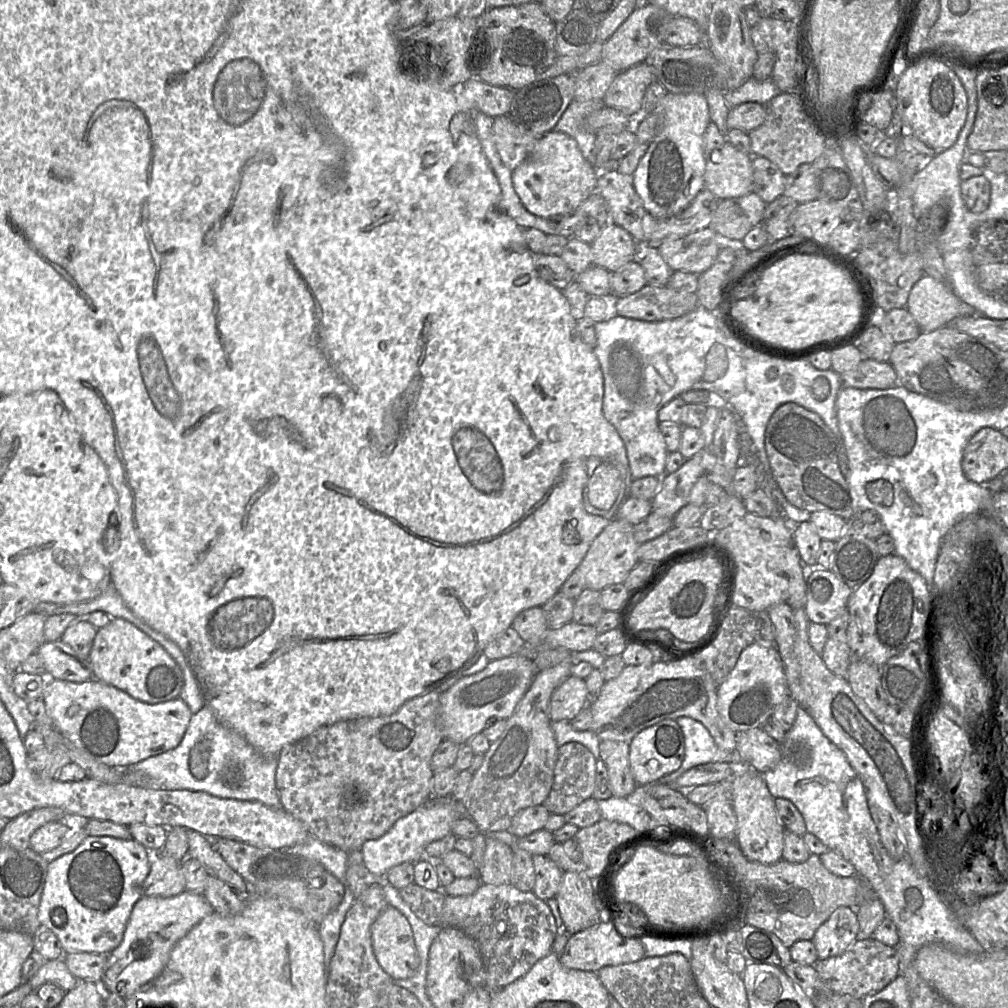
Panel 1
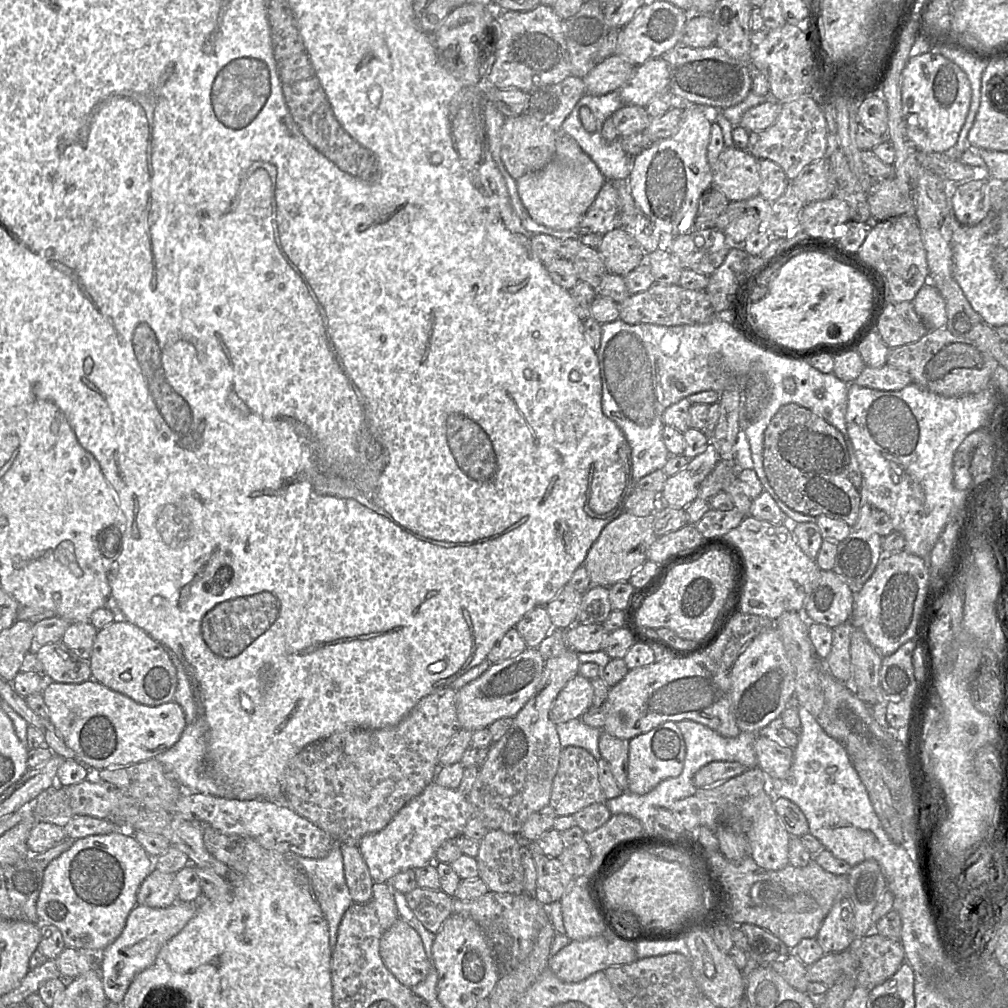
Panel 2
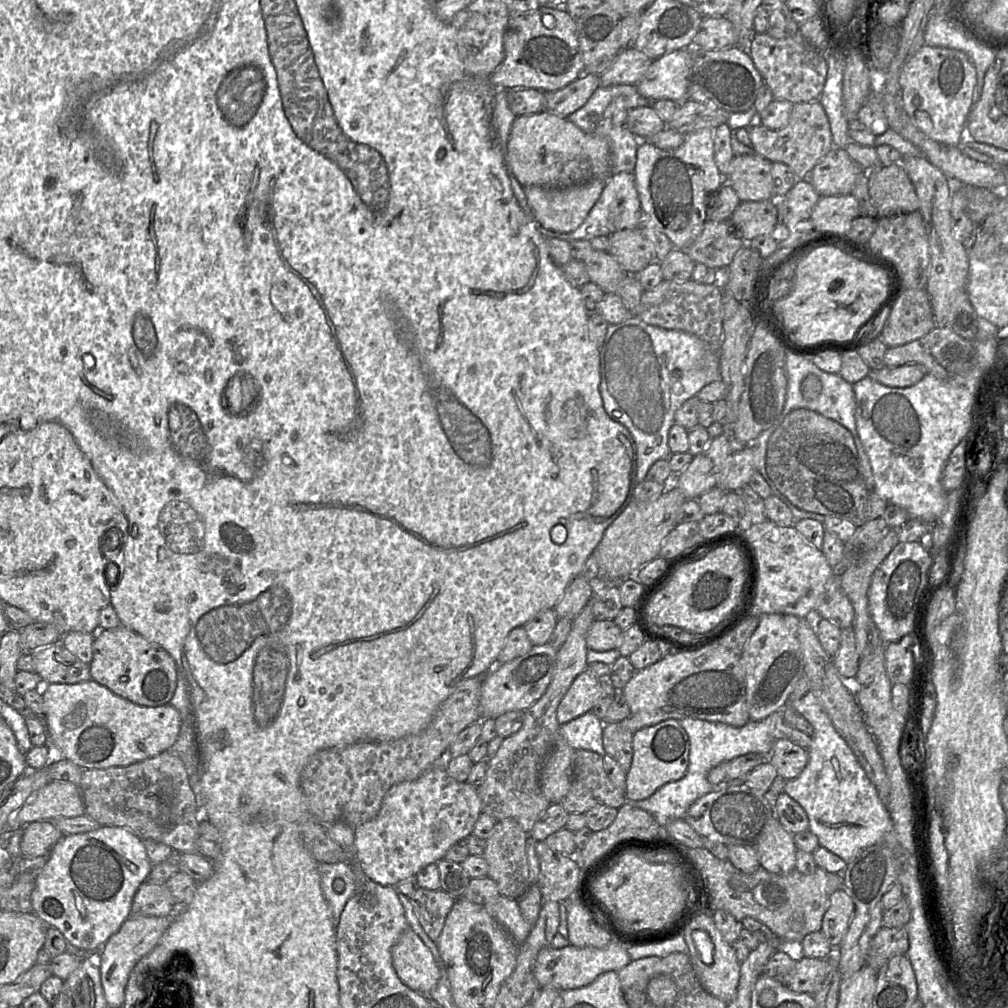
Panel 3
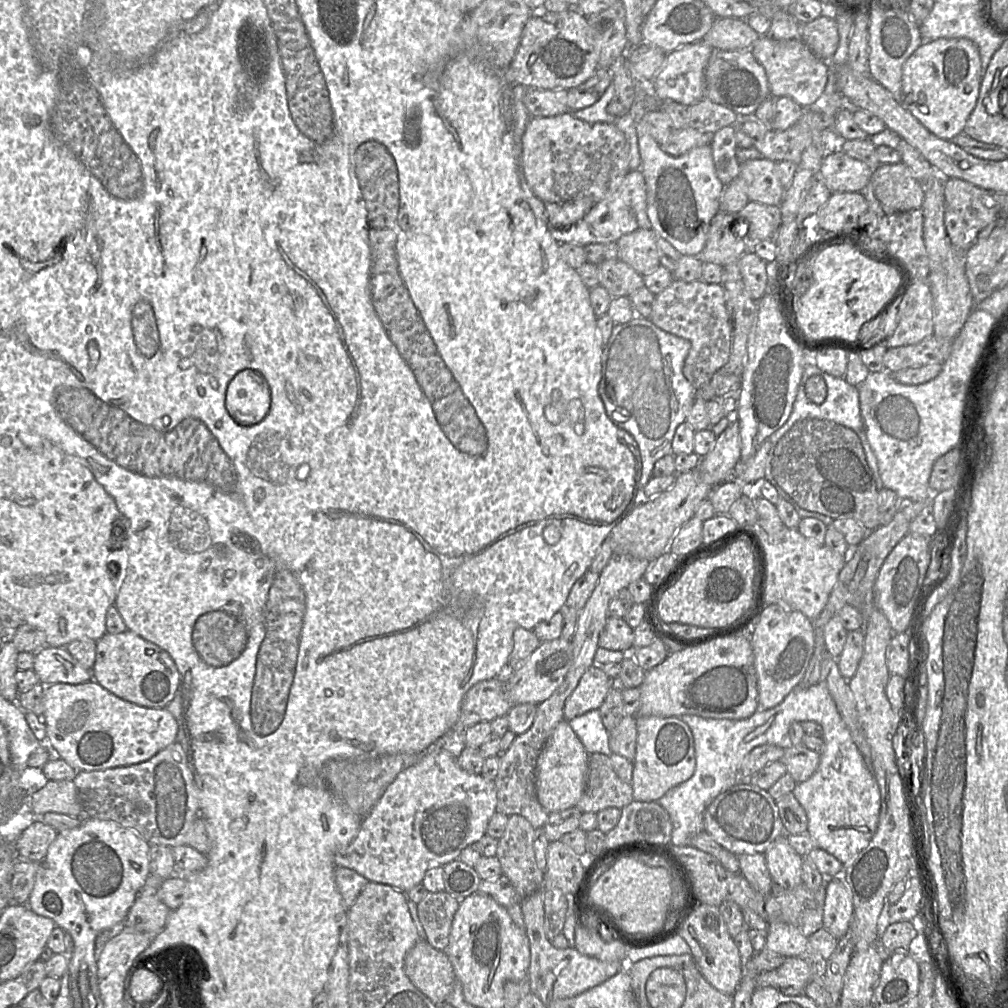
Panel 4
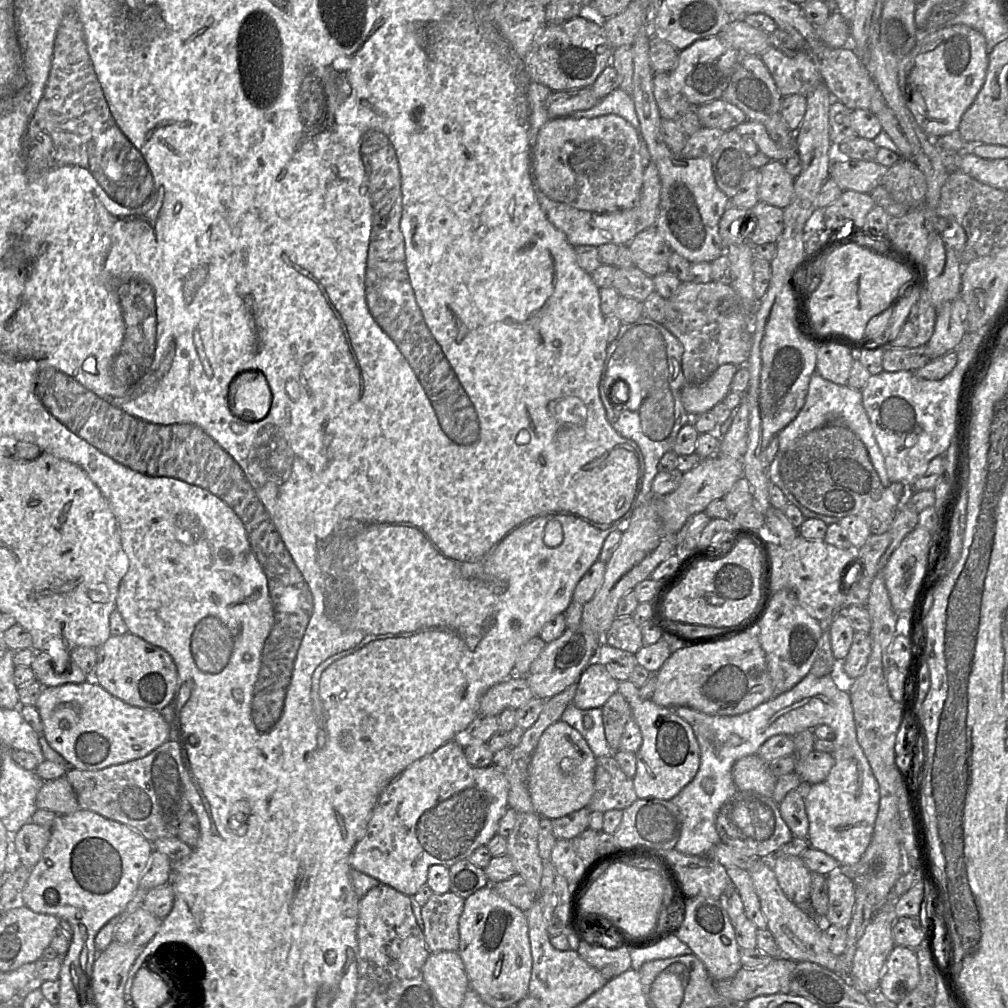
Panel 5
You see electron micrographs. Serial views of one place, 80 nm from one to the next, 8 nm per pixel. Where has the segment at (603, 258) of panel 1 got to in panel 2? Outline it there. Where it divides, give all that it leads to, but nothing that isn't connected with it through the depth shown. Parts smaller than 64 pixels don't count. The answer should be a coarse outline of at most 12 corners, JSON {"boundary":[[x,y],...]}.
{"boundary":[[625,230],[603,235],[597,248],[607,272],[626,276],[646,252]]}

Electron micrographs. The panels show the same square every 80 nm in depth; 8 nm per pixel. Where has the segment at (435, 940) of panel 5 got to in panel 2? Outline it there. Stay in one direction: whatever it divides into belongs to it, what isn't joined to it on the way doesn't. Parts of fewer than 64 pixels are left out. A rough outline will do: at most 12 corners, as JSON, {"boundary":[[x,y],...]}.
{"boundary":[[416,887],[405,894],[416,918],[437,934],[455,897]]}

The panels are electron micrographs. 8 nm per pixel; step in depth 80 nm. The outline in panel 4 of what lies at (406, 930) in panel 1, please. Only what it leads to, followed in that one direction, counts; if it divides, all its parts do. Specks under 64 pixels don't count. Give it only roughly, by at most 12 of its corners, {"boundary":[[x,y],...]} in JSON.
{"boundary":[[421,939],[404,971],[434,1004],[457,981],[447,954]]}

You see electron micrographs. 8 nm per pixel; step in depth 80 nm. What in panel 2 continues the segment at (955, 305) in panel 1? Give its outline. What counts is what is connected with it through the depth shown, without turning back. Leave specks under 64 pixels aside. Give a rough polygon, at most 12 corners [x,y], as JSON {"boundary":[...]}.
{"boundary":[[928,281],[911,301],[928,331],[947,324],[945,300]]}

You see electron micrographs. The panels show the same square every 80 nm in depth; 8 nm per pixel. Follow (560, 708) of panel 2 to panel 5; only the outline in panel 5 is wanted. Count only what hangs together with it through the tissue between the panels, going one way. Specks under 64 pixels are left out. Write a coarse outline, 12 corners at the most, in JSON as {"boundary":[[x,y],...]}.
{"boundary":[[590,662],[578,678],[572,703],[602,707],[618,692],[606,665]]}

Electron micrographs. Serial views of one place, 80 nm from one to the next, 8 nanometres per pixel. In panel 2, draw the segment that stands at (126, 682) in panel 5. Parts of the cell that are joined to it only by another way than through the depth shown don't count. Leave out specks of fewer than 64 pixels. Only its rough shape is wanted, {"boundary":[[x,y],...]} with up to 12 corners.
{"boundary":[[123,618],[98,630],[91,679],[137,703],[173,700],[168,650]]}

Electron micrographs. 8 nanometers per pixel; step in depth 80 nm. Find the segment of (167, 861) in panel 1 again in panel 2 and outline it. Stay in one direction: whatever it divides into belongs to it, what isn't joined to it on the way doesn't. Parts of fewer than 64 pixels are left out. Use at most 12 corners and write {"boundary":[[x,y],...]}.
{"boundary":[[153,869],[137,904],[166,908],[178,900],[174,874]]}

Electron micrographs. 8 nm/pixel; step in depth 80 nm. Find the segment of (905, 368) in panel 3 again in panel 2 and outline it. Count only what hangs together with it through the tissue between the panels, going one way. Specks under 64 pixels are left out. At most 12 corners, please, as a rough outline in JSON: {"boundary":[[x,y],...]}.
{"boundary":[[888,365],[866,366],[853,383],[896,391],[910,385],[908,373]]}

